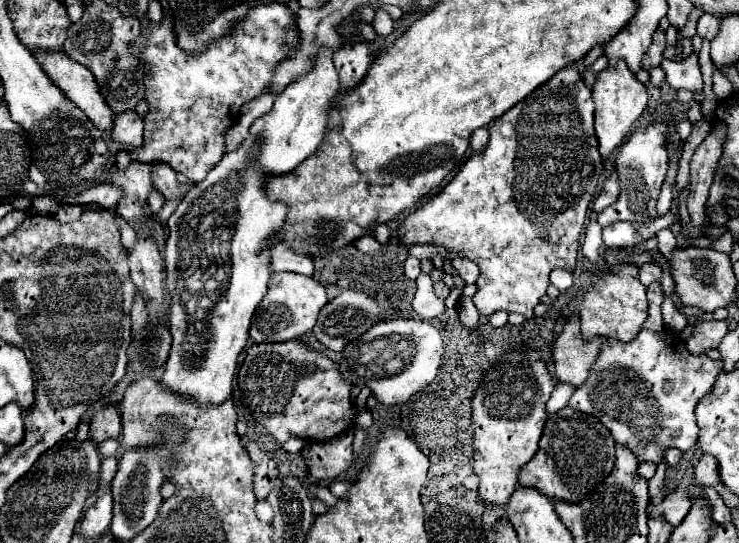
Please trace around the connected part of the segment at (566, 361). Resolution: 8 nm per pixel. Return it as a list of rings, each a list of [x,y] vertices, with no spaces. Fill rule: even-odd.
[[[572,314],[554,340],[554,376],[572,386],[580,386],[586,380],[586,374],[600,352],[600,346],[602,338],[582,338],[580,318],[578,314]]]

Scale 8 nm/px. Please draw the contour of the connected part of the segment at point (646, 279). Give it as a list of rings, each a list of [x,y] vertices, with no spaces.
[[[654,262],[640,266],[640,282],[642,282],[644,286],[650,286],[652,282],[658,282],[660,276],[662,276],[662,270],[660,270],[660,266],[654,264]]]

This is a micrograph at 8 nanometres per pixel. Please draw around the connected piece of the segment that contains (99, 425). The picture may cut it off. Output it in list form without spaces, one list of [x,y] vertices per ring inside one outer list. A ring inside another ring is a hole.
[[[118,404],[102,408],[90,422],[90,438],[94,442],[104,442],[108,438],[118,438],[122,428],[122,416]]]

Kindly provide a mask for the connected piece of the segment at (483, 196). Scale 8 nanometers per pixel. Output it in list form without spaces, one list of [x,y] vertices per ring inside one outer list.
[[[570,64],[492,122],[486,150],[472,154],[448,186],[402,222],[400,240],[406,244],[440,244],[474,260],[480,268],[478,292],[474,296],[480,314],[490,316],[496,310],[506,310],[534,318],[532,310],[546,294],[550,272],[554,268],[576,268],[586,212],[598,190],[600,176],[602,156],[598,154],[594,132],[592,92],[584,84],[582,70]]]

